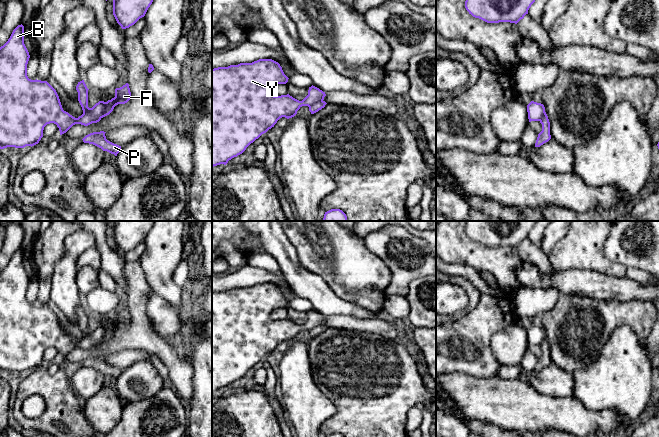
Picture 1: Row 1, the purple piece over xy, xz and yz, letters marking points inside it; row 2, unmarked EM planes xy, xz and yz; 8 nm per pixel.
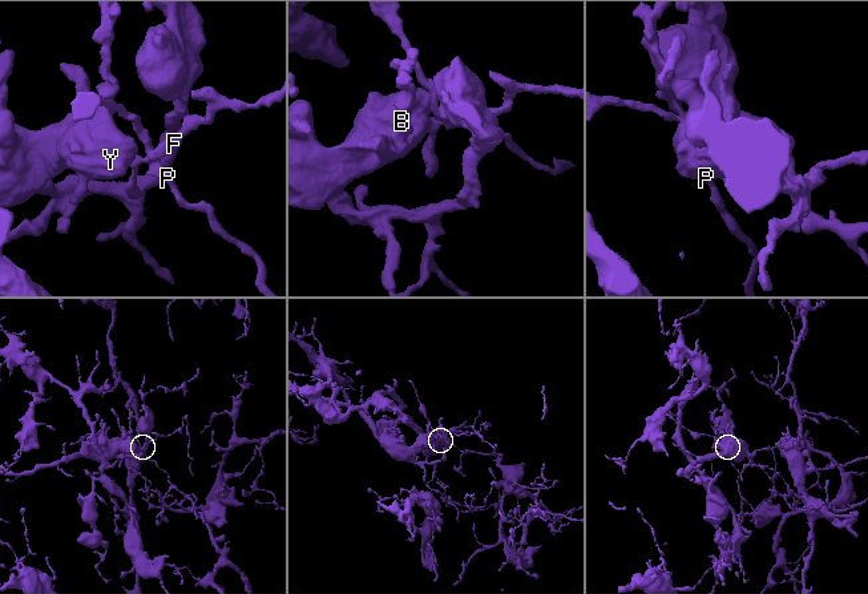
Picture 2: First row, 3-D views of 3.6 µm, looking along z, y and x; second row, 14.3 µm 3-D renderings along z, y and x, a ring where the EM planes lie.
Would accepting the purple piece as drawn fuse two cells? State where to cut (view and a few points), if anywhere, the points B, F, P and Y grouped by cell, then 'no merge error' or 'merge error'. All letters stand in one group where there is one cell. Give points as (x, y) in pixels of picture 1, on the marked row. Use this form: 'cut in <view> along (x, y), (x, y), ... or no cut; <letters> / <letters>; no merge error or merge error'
cut in xz along (322, 100), (308, 106); B F Y / P; merge error

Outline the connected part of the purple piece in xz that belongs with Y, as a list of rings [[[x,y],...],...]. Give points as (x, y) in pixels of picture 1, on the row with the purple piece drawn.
[[[272,59],[212,69],[212,167],[226,165],[229,160],[242,154],[280,118],[292,118],[302,106],[309,107],[324,100],[325,92],[313,85],[302,101],[289,94],[271,94],[275,85],[286,84],[288,79],[280,64]]]

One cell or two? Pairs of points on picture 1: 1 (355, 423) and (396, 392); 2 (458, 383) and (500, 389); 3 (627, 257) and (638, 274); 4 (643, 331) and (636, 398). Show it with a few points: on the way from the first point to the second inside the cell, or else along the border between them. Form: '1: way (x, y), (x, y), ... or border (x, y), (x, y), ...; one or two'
1: way (365, 414), (380, 399), (386, 398); one
2: way (468, 389), (490, 389); one
3: border (627, 267), (640, 268), (648, 273); two
4: border (628, 325), (645, 345); two

